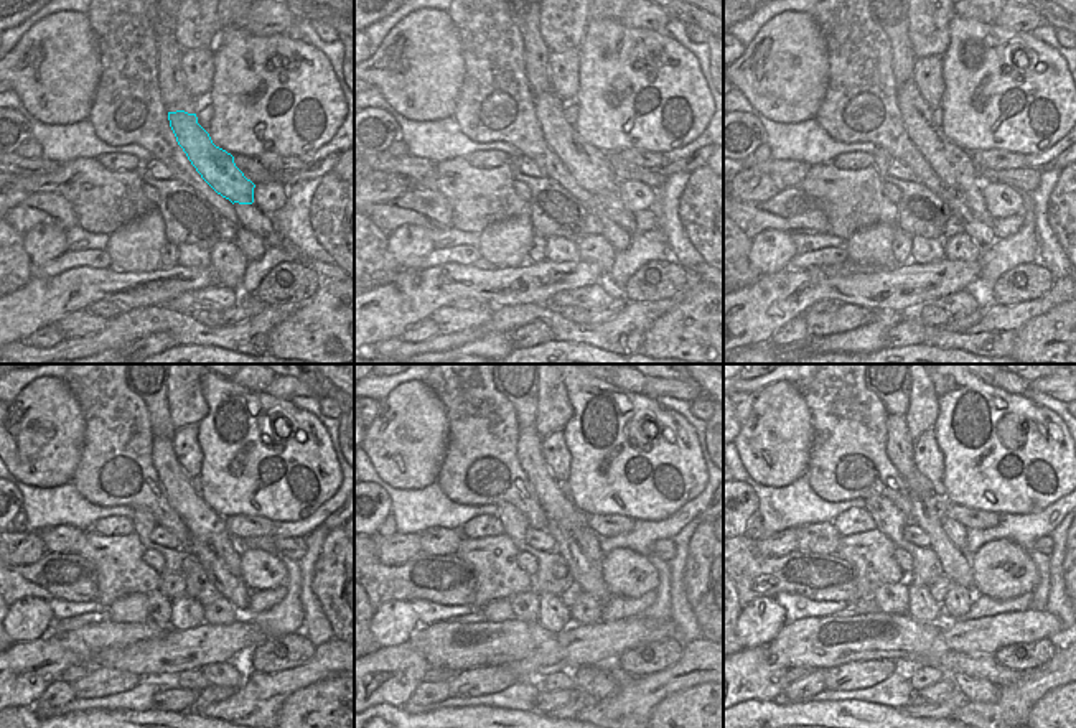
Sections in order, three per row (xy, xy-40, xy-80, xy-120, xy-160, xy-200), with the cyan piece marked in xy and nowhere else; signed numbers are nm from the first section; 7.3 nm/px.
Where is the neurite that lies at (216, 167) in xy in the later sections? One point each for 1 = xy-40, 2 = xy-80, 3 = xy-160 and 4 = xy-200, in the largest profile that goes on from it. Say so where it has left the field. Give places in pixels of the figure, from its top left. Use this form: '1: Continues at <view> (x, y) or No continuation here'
1: Continues at xy-40 (587, 165)
2: Continues at xy-80 (949, 162)
3: Continues at xy-160 (556, 504)
4: Continues at xy-200 (898, 442)

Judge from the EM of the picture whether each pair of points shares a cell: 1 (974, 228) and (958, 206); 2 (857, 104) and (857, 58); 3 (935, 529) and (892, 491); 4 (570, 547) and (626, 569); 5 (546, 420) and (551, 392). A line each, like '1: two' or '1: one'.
1: one
2: one
3: two
4: two
5: one

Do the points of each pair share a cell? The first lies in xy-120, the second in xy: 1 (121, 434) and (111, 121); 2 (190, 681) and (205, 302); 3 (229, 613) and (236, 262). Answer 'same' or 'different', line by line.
1: same
2: different
3: same

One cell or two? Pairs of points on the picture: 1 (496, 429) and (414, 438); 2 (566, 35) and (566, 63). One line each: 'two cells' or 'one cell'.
1: two cells
2: two cells

